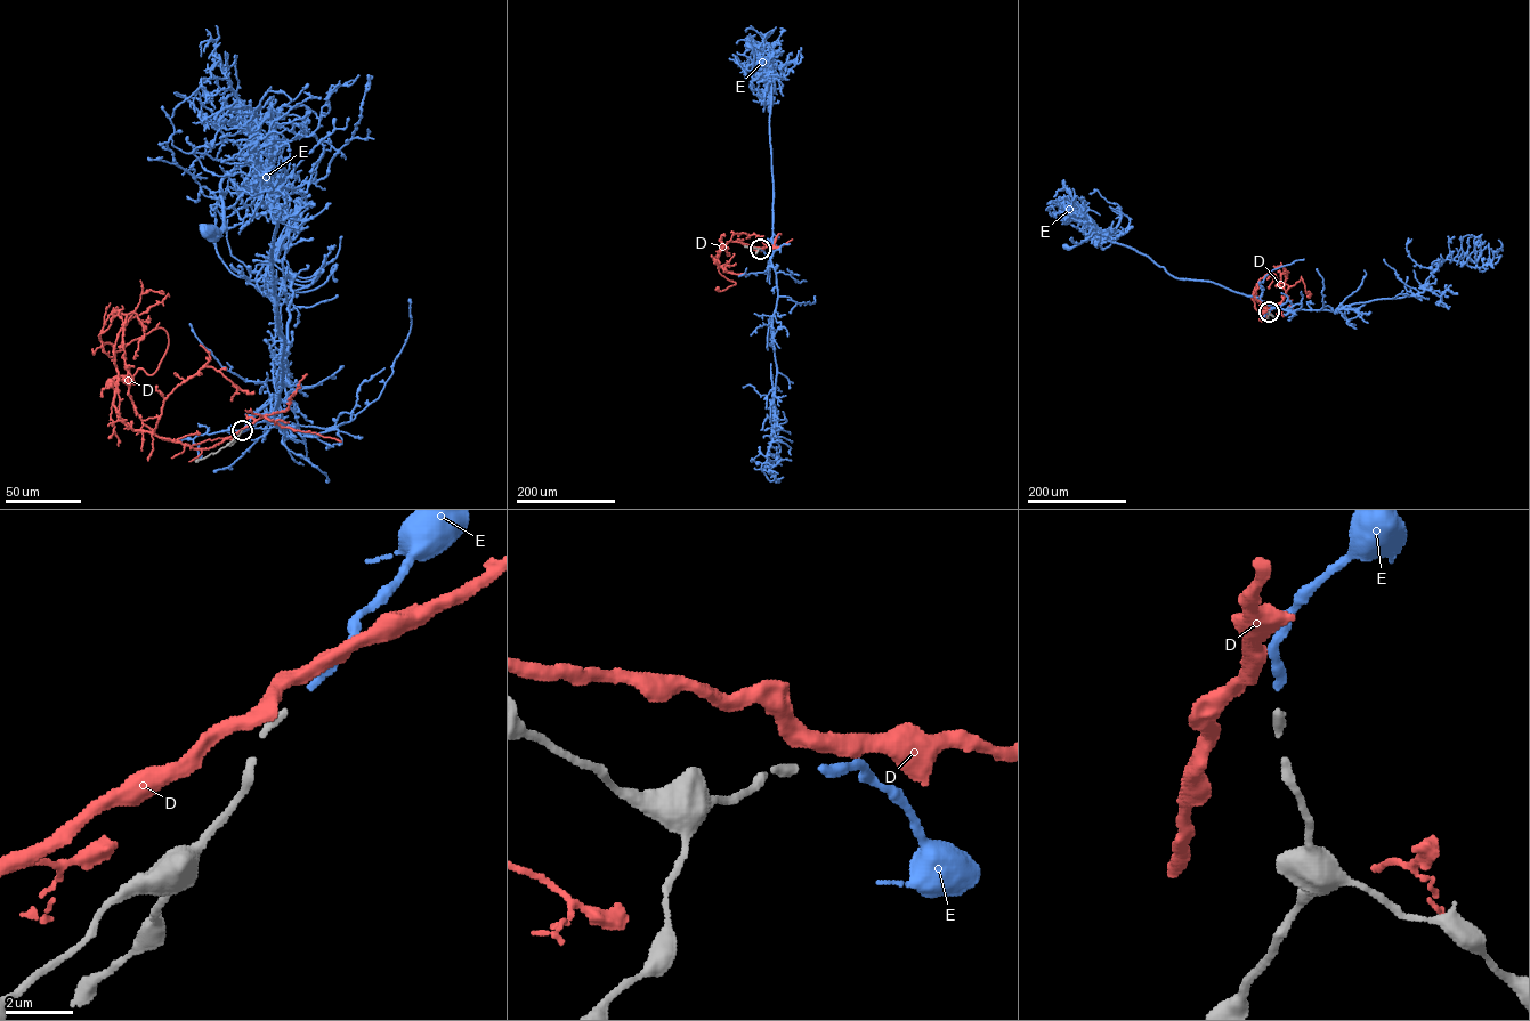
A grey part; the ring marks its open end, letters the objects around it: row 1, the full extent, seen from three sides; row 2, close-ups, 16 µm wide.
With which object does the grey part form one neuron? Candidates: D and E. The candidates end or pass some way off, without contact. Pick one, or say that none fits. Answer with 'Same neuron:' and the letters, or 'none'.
Same neuron: E

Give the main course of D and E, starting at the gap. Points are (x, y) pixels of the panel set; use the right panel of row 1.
D: (1268, 312), (1263, 317), (1261, 313), (1279, 304), (1287, 289), (1302, 278), (1306, 293), (1311, 293), (1308, 296)
E: (1269, 312), (1274, 306), (1253, 297), (1174, 277), (1144, 254), (1100, 238), (1095, 224), (1079, 244), (1065, 246)

